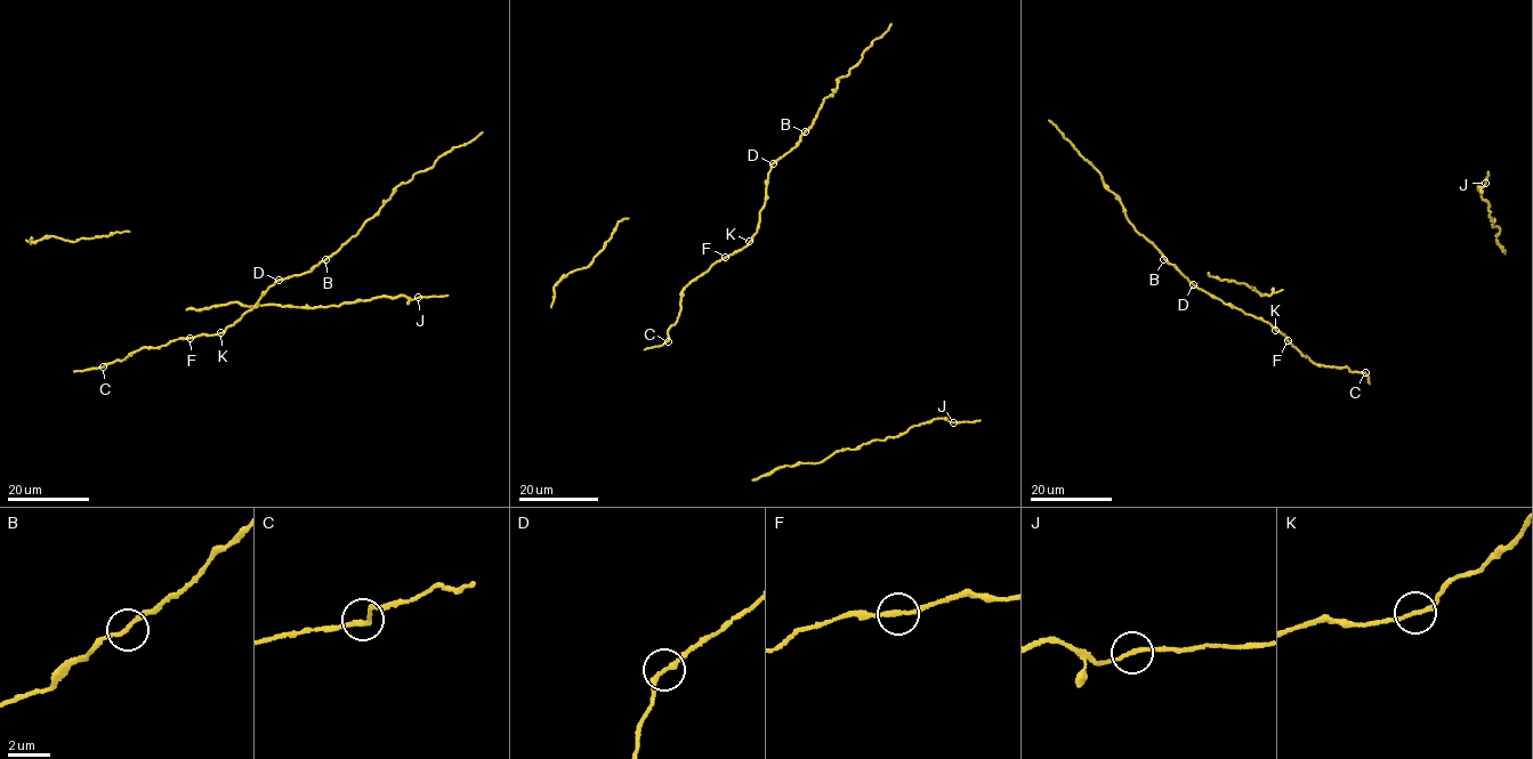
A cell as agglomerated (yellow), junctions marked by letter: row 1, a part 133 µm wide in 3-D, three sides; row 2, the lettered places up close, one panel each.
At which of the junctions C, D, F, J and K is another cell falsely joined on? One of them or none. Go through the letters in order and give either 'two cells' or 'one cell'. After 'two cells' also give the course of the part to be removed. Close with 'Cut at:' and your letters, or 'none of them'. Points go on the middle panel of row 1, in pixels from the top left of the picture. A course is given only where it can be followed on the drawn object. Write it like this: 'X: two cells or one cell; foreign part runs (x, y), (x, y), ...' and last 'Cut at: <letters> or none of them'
C: one cell
D: two cells; foreign part runs (773, 163), (793, 147), (815, 120), (823, 99), (837, 88), (839, 78), (849, 73), (871, 42), (890, 23)
F: one cell
J: one cell
K: one cell
Cut at: D

